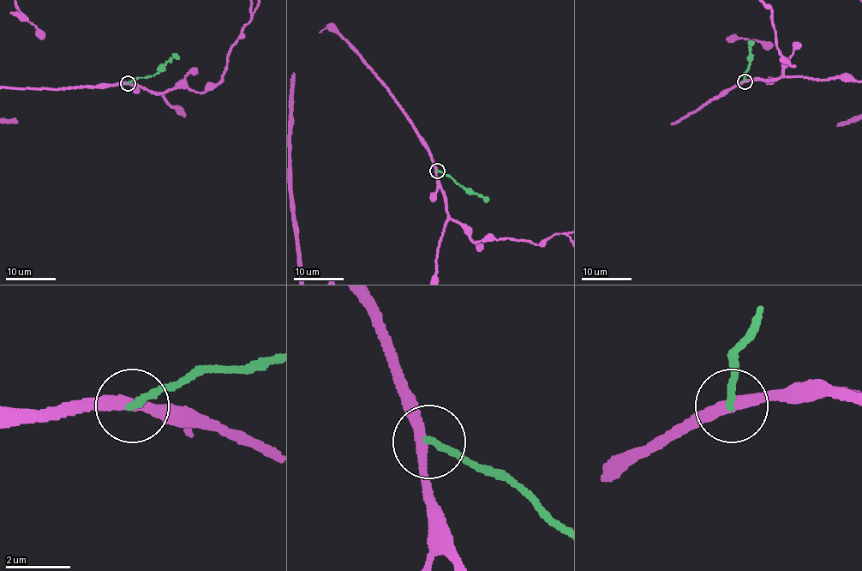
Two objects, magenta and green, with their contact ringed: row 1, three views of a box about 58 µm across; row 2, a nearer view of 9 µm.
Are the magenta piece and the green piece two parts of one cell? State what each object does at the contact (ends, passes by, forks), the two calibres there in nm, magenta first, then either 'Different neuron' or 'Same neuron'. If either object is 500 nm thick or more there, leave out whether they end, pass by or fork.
At the ring magenta passes by. At the ring green ends. Thickness 340 nm (magenta) against 220 nm. Different neuron

